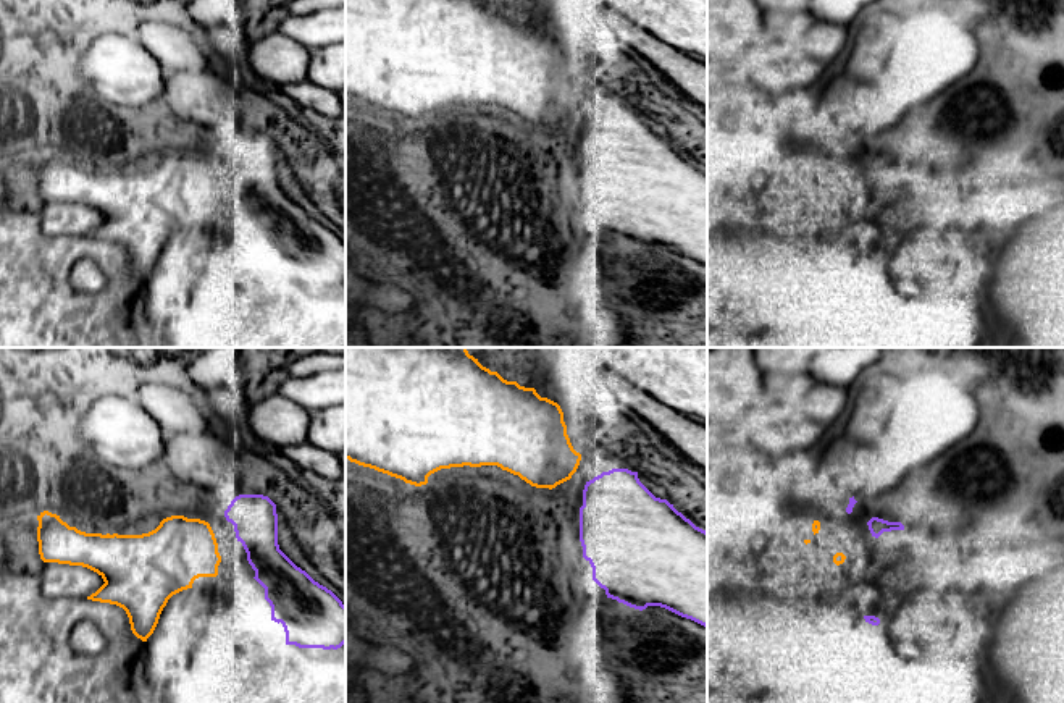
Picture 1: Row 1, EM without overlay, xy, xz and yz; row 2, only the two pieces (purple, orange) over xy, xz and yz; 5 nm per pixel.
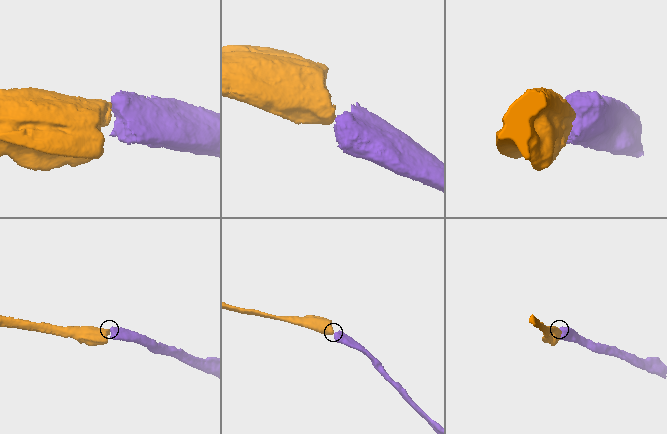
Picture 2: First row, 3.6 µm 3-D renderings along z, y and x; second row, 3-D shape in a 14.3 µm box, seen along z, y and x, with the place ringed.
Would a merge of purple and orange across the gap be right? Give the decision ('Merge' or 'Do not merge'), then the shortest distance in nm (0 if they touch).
Merge. Distance 80 nm

